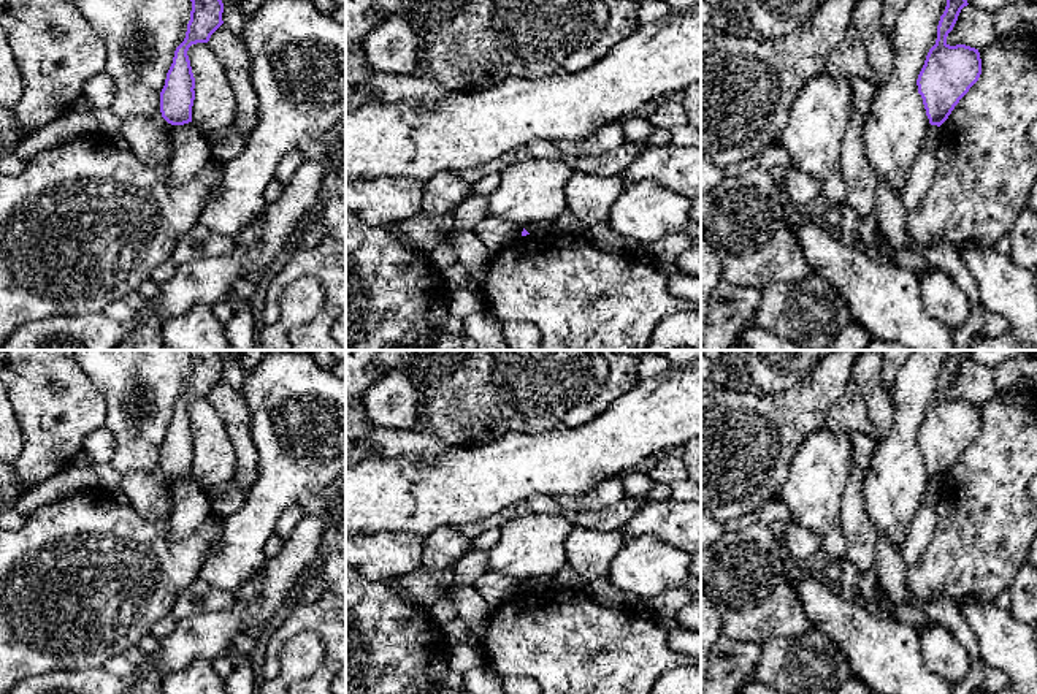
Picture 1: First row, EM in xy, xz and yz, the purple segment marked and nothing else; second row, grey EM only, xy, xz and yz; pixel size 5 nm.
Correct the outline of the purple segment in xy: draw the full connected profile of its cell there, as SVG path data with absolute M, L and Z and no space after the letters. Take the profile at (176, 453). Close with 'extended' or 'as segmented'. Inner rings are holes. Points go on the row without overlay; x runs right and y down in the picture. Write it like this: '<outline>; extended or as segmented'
M219 350L189 352L192 366L186 393L174 406L173 418L160 447L160 467L171 480L192 477L195 433L187 410L189 402L197 398L208 398L211 390L224 379L224 358Z; as segmented

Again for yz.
M948 350L937 380L936 399L929 404L916 434L931 480L940 482L982 429L978 404L947 398L961 364L967 360L964 350Z; as segmented

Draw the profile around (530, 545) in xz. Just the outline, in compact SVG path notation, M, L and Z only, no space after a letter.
M515 515L501 526L485 570L501 572L522 583L541 575L553 577L568 566L566 540L572 528L558 515Z

